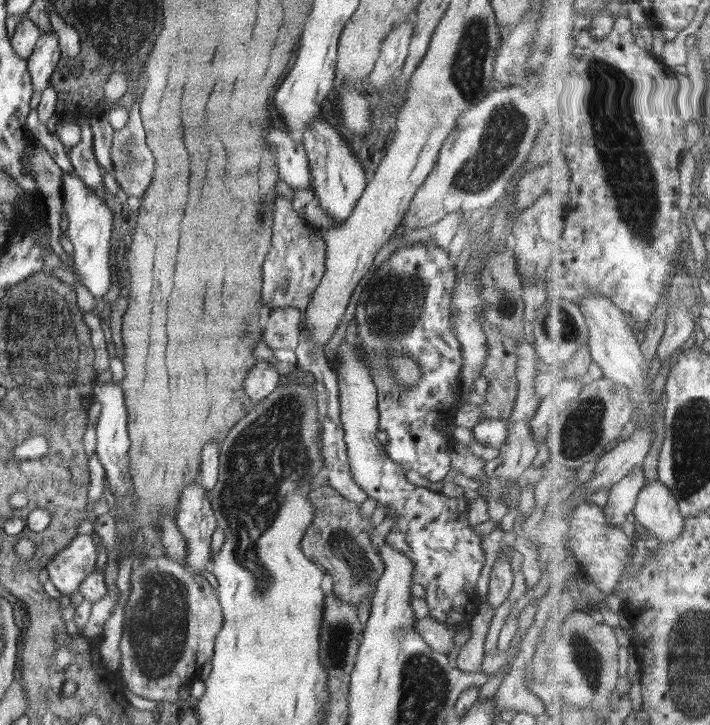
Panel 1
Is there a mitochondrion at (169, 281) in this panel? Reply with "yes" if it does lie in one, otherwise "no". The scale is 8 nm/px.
no

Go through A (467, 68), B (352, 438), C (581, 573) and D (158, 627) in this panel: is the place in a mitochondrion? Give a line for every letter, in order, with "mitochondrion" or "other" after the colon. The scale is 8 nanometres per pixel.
A: mitochondrion
B: other
C: other
D: mitochondrion

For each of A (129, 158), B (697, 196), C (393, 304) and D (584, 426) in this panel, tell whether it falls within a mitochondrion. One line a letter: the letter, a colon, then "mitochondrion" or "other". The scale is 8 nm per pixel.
A: mitochondrion
B: other
C: mitochondrion
D: mitochondrion

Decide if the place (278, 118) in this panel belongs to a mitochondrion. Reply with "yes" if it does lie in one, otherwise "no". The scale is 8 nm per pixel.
no

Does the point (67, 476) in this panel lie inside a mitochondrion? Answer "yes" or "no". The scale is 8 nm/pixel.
no

